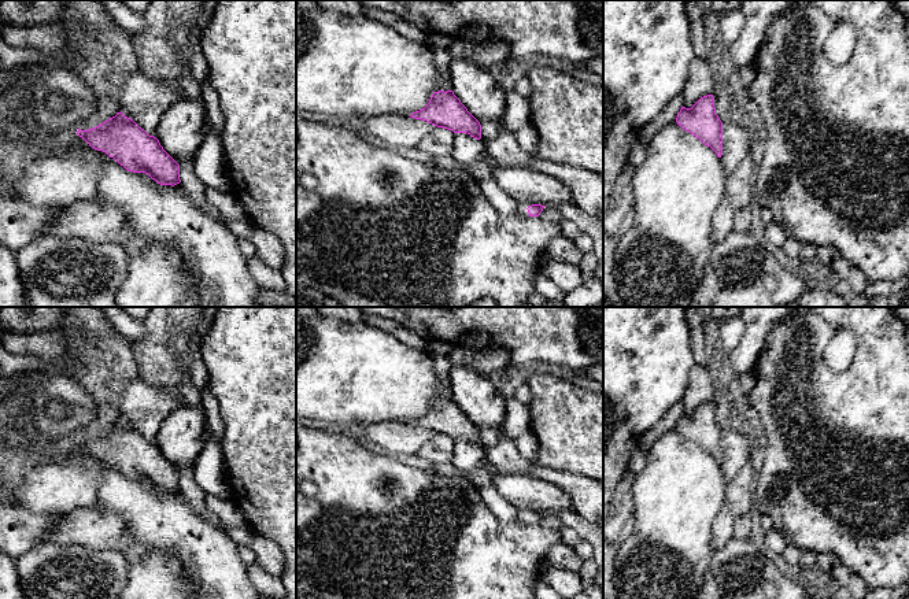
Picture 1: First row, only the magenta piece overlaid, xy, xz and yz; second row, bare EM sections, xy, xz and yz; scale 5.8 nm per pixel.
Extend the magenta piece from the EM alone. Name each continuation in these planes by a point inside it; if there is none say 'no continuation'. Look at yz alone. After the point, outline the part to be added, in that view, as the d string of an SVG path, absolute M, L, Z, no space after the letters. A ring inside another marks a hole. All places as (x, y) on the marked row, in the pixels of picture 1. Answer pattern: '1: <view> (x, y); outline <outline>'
no continuation

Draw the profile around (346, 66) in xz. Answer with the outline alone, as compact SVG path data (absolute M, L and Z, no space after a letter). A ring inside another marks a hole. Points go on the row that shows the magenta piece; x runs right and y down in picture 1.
M296 0L296 108L329 117L410 117L425 108L435 92L452 89L435 64L433 49L366 15L350 16L326 11L313 0Z

